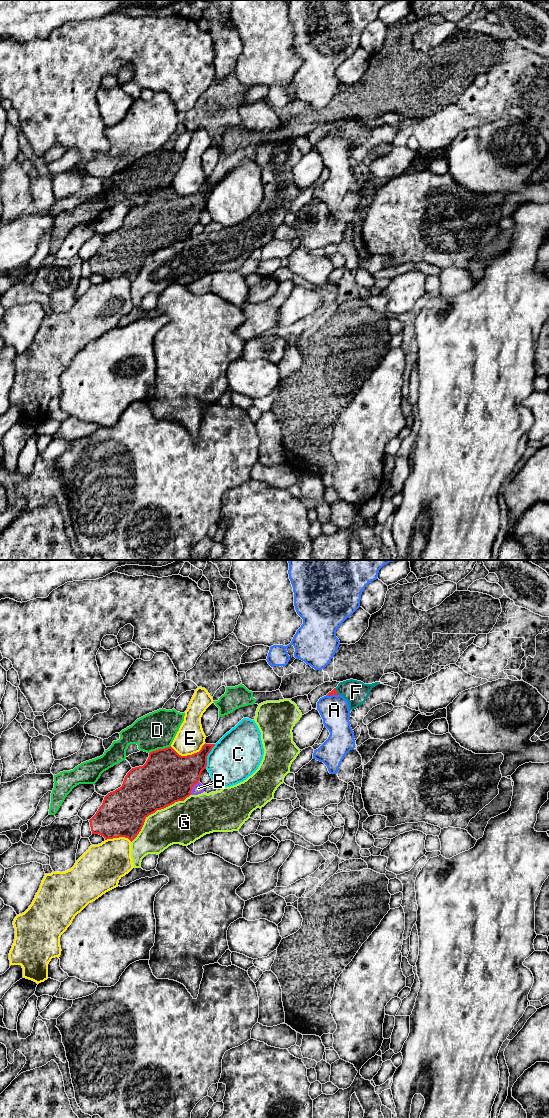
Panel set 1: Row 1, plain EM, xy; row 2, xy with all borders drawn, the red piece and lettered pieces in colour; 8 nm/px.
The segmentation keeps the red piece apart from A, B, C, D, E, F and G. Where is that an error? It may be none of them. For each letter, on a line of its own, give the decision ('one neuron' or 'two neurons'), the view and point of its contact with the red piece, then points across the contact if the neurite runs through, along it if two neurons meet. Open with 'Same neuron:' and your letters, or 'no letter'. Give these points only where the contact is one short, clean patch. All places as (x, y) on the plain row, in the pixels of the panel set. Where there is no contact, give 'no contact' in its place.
Same neuron: F
A: two neurons | xy (333, 134) | along xy (327, 134), (338, 135)
B: two neurons | xy (192, 227)
C: two neurons | xy (207, 195)
D: two neurons | xy (159, 189) | along xy (170, 185), (152, 190), (149, 193)
E: two neurons | xy (188, 195)
F: one neuron | xy (336, 131) | across xy (333, 132), (336, 131), (355, 132)
G: two neurons | xy (156, 250)

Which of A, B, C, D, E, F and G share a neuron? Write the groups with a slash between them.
A / B / C / D / E / F / G

